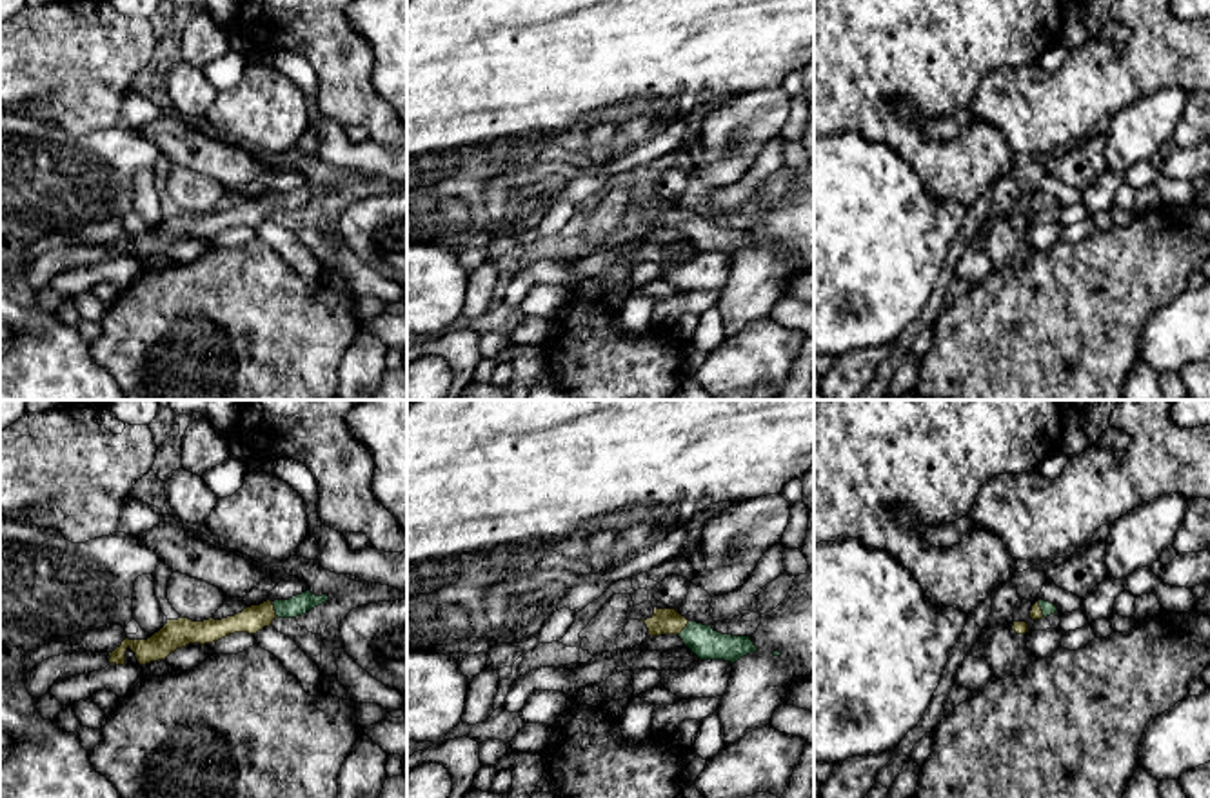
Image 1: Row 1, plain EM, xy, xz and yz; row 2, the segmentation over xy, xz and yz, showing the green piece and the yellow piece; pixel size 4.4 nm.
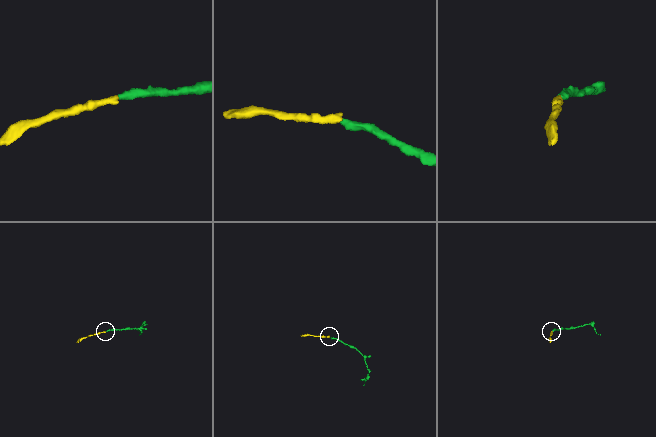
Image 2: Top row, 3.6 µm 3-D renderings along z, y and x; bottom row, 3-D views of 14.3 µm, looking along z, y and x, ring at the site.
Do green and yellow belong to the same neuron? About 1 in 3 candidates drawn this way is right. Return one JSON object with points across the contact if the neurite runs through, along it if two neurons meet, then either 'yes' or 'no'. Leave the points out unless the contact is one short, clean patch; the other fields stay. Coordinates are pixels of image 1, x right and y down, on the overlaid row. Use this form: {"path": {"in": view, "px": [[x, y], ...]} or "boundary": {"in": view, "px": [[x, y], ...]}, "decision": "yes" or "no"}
{"path": {"in": "xy", "px": [[297, 606], [275, 609], [253, 618]]}, "decision": "yes"}

